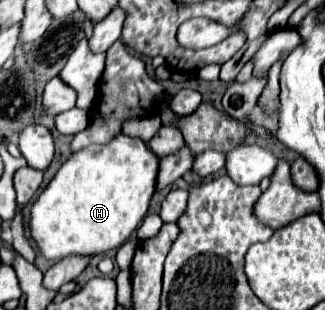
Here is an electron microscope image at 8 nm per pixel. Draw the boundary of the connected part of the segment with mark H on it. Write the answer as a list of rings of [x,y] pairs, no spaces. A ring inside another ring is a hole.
[[[122,133],[112,137],[112,141],[106,145],[88,145],[80,151],[74,151],[32,205],[30,235],[36,241],[38,251],[46,259],[60,261],[72,253],[104,255],[106,251],[120,247],[130,237],[130,233],[140,225],[148,211],[150,199],[156,191],[158,163],[160,163],[158,155],[142,139],[128,137]]]

